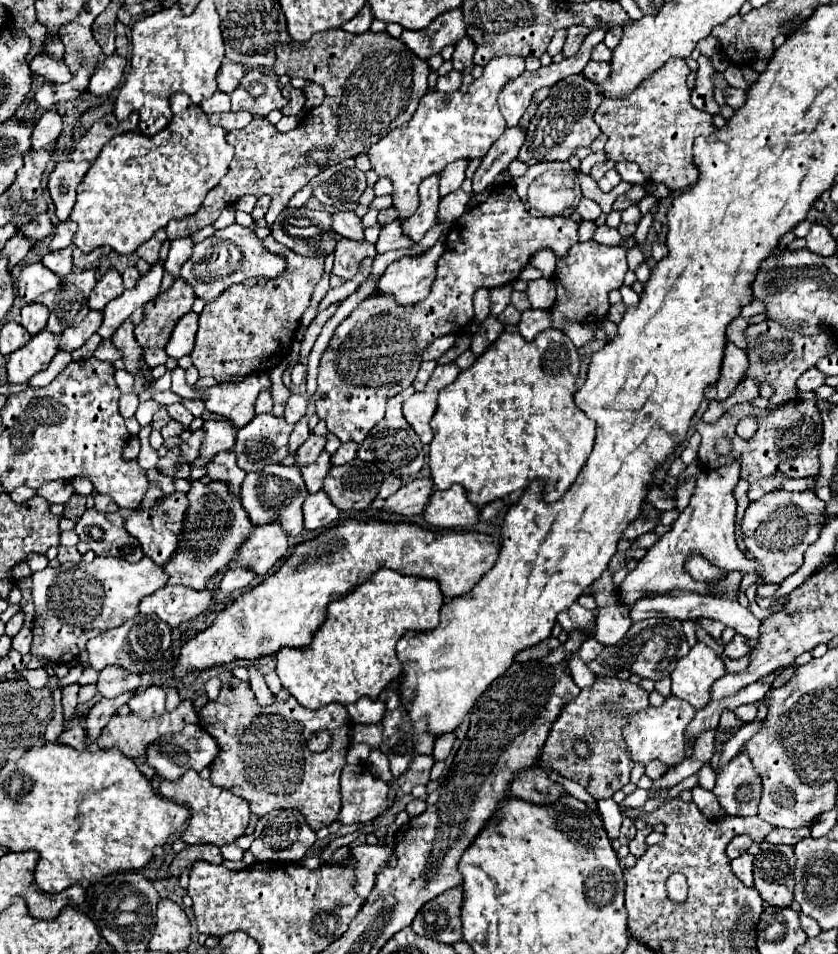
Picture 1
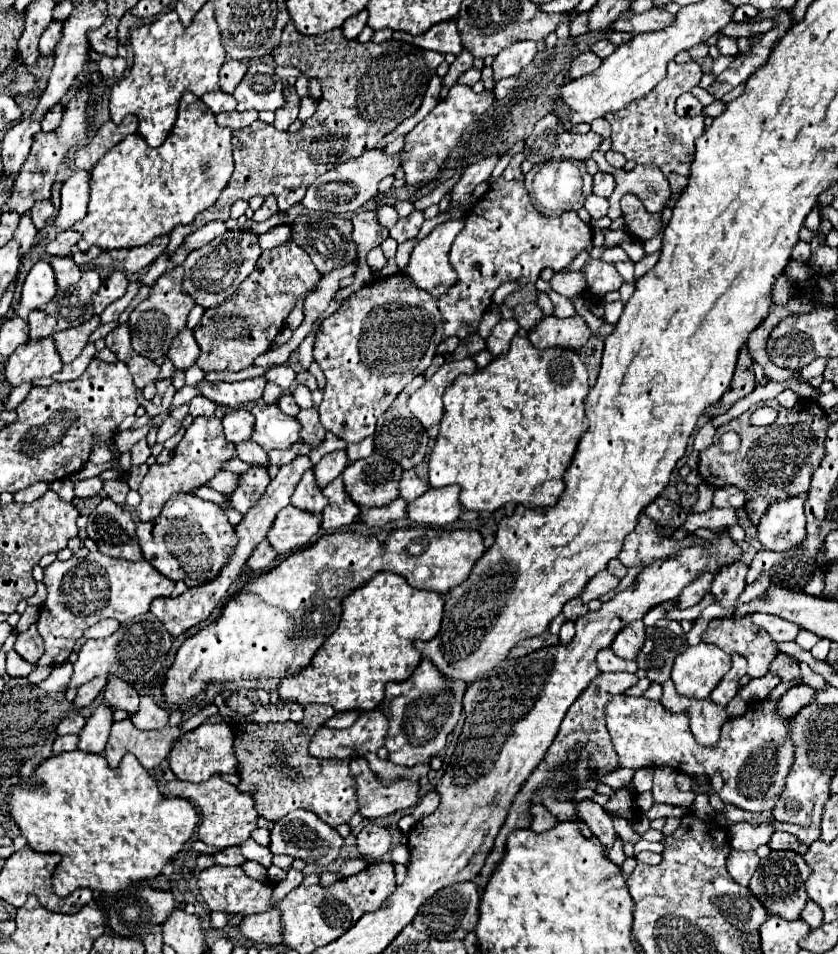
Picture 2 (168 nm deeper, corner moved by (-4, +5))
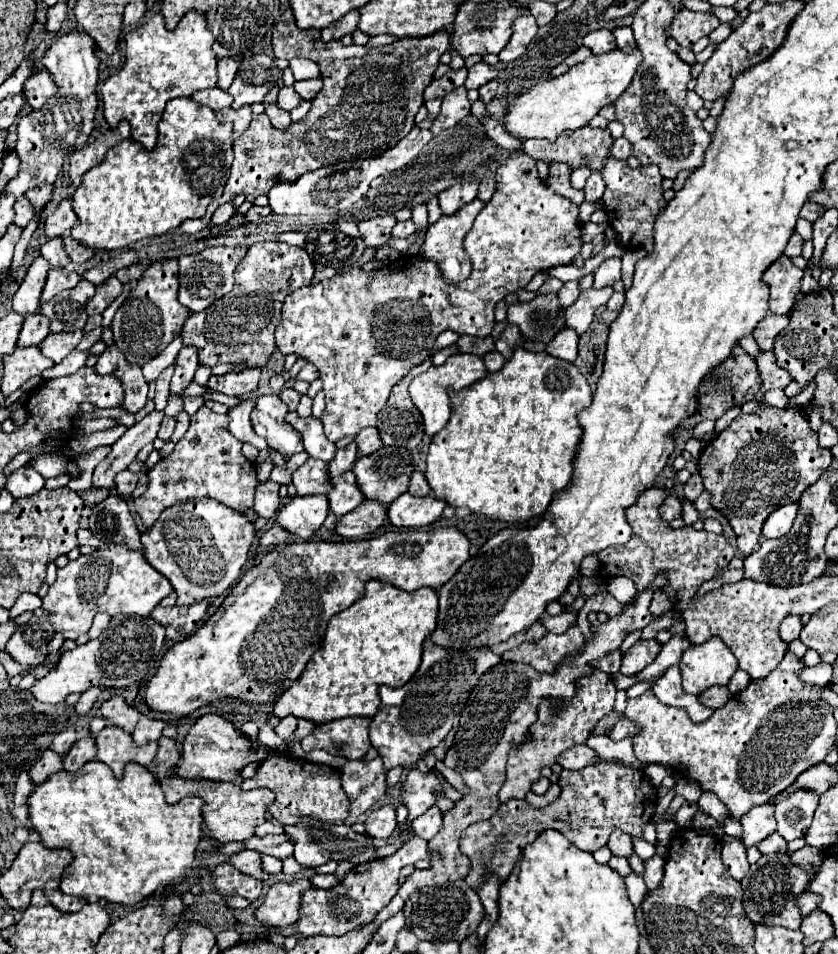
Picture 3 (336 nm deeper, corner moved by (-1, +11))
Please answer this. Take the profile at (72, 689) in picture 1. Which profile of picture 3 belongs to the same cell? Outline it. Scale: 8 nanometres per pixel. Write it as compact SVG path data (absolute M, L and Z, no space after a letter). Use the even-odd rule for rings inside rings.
M70 722L62 732L58 732L56 736L54 736L54 740L52 740L52 748L56 750L56 752L68 752L70 748L72 748L72 744L76 742L76 728L74 728L74 724Z

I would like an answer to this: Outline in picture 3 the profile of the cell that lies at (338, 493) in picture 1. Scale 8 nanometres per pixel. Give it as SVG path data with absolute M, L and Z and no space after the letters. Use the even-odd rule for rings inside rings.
M382 446L370 456L360 456L352 466L362 494L368 500L378 500L384 506L408 490L412 470L414 466L410 454L390 446Z

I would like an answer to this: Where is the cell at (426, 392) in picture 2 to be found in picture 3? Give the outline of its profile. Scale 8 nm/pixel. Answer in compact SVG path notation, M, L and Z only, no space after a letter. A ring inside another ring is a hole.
M454 354L452 358L446 360L446 364L442 366L430 366L424 374L416 376L410 384L410 398L414 402L414 406L420 410L422 418L424 418L424 430L428 436L434 436L436 432L440 432L448 418L450 418L450 402L448 402L448 388L466 388L470 384L474 384L476 380L480 380L486 374L486 366L482 362L480 356L474 354Z

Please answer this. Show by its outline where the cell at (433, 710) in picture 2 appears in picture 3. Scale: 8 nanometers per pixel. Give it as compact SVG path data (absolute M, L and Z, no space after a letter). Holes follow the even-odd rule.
M430 640L424 642L422 666L418 672L400 688L380 688L380 708L370 722L370 742L384 760L384 768L412 766L430 748L438 746L452 730L454 718L462 712L468 694L472 692L478 678L498 664L500 658L490 650L478 652L450 652L438 648Z

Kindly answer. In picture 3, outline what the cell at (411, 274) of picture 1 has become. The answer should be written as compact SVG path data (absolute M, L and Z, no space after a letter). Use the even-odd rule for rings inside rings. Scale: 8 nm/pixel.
M476 198L470 204L462 206L454 216L444 214L438 222L430 224L426 230L426 236L424 236L424 242L418 250L418 256L424 260L436 262L446 283L458 283L470 276L470 260L468 260L466 252L462 252L462 236L466 236L466 232L472 228L472 222L478 216L478 212L482 210L482 206L484 206L484 202L480 202Z

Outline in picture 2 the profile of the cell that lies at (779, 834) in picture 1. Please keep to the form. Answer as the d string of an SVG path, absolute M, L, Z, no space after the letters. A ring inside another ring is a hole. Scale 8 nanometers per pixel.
M775 832L773 838L769 840L769 848L771 850L793 850L797 854L805 854L807 846L805 844L799 844L797 838L793 834L787 834L787 832Z

